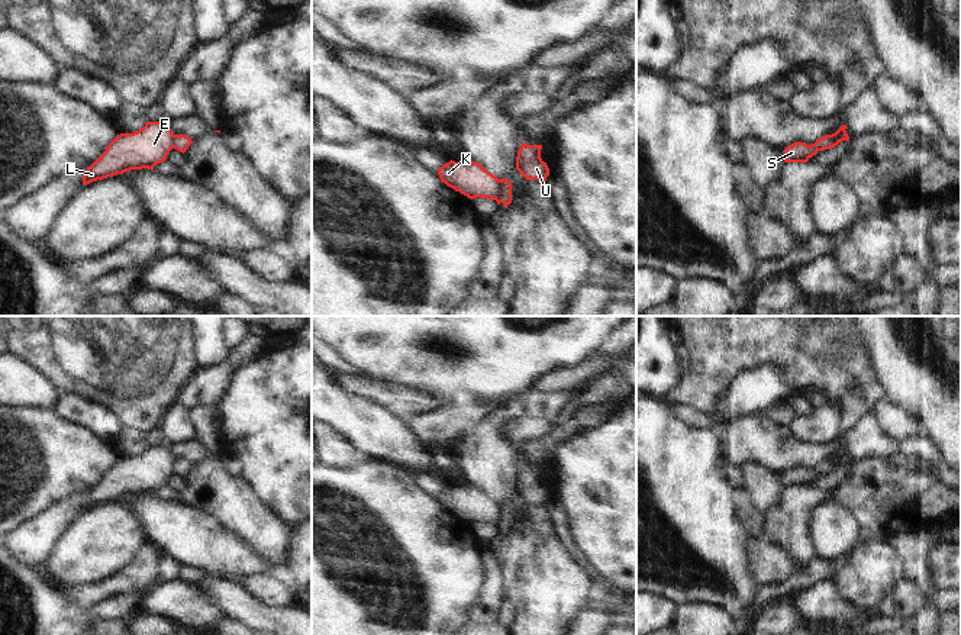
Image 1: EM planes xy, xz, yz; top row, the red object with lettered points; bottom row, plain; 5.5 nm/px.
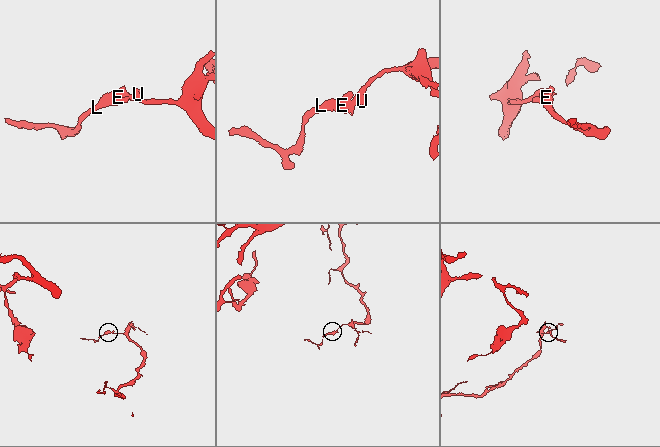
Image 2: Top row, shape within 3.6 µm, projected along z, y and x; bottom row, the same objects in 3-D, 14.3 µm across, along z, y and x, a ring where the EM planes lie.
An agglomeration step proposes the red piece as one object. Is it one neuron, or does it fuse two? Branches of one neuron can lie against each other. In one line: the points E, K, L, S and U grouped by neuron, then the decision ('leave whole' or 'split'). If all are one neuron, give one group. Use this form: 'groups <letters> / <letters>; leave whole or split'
groups E K L S / U; split

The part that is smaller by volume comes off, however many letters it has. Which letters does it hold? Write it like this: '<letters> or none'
E, K, L, S

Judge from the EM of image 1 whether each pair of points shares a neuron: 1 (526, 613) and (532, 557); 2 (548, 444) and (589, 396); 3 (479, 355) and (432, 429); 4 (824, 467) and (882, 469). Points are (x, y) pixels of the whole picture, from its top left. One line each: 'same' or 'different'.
1: same
2: different
3: different
4: different

